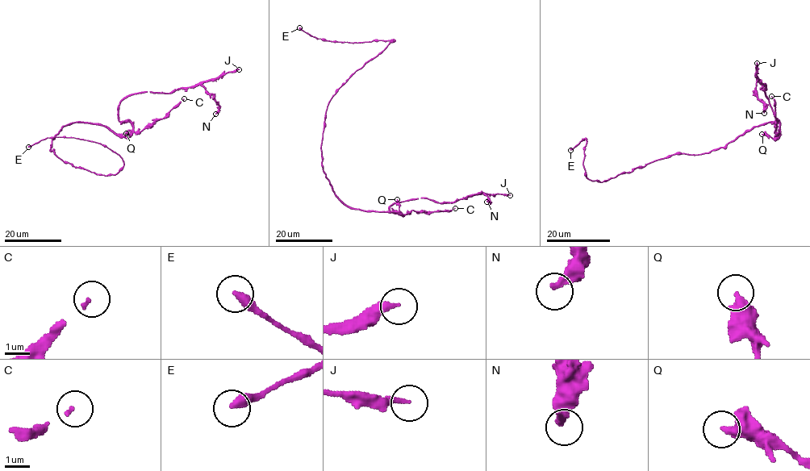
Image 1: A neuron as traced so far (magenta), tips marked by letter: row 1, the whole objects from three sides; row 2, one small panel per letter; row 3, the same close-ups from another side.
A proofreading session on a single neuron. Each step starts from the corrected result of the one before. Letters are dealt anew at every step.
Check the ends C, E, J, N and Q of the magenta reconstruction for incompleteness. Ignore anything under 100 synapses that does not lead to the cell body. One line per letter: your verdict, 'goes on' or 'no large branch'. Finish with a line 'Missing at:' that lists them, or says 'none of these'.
C: no large branch
E: no large branch
J: goes on
N: no large branch
Q: no large branch
Missing at: J

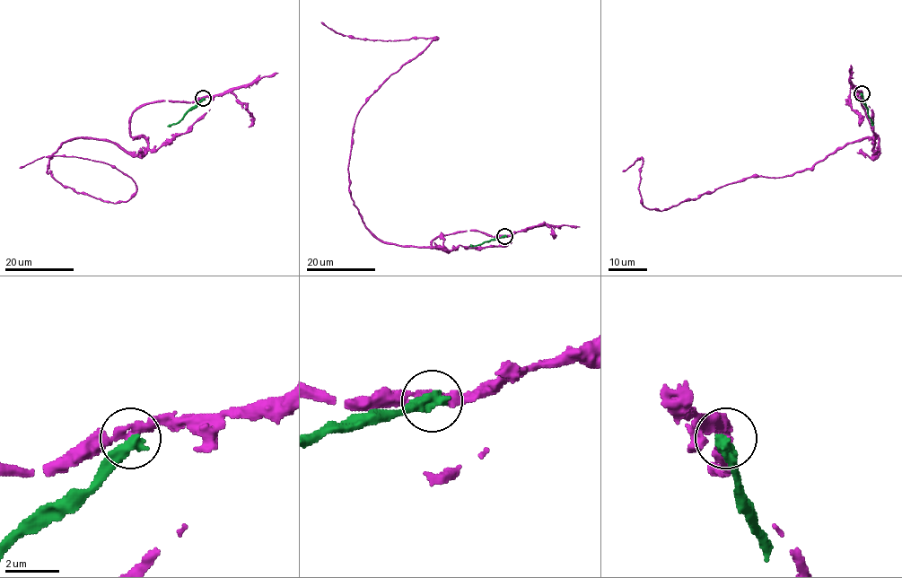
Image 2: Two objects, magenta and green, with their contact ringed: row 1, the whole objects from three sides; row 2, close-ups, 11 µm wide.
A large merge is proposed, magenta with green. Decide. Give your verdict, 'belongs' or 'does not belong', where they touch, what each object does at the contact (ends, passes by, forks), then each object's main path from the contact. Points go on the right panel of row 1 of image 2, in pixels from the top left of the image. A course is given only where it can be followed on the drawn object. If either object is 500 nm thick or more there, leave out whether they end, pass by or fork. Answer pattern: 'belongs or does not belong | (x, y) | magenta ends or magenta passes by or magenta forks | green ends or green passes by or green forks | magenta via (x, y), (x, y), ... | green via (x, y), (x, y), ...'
does not belong | (862, 93) | magenta passes by | green ends | magenta via (862, 93), (876, 156), (862, 138), (810, 168), (749, 177), (662, 210), (643, 205), (642, 159), (623, 171) | green via (862, 93), (873, 124)

